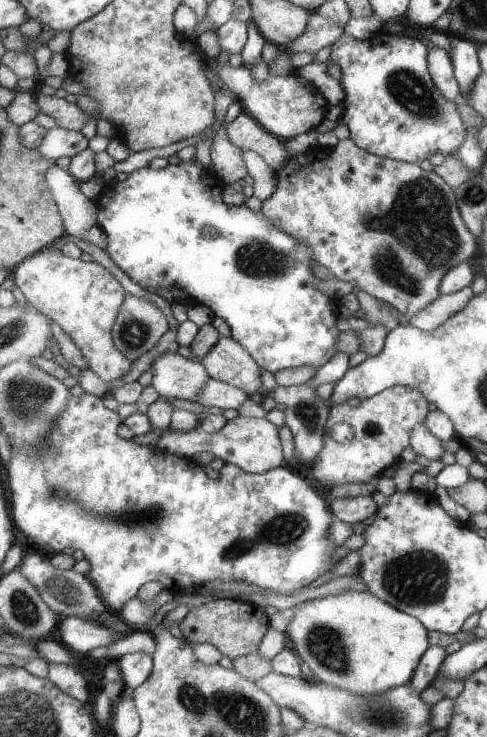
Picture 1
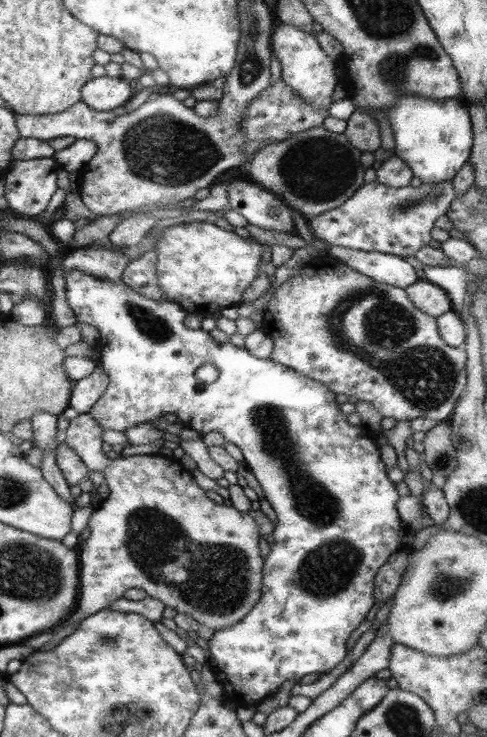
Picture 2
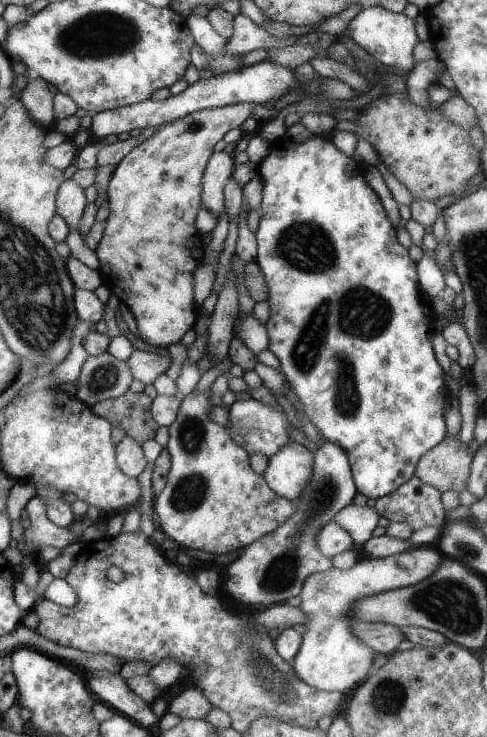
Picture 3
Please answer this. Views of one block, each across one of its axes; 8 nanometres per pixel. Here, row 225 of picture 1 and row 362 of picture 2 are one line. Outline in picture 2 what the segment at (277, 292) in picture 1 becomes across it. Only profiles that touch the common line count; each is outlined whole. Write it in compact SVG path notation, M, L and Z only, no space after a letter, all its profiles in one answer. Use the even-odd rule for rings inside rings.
M77 269L67 271L64 281L67 304L73 311L76 322L93 326L99 334L97 350L101 355L99 355L98 366L107 374L109 383L107 383L107 388L103 394L87 410L87 413L93 421L99 423L101 430L109 429L124 433L125 429L130 429L133 425L152 422L155 418L164 418L168 415L175 417L186 428L195 430L201 436L211 432L211 430L216 430L225 442L231 442L237 446L249 471L264 492L264 498L275 511L277 523L274 524L272 534L275 542L273 548L270 548L269 553L265 556L267 561L263 562L262 596L259 602L255 603L255 608L251 610L251 614L247 613L243 620L226 629L217 629L206 642L209 648L209 656L211 656L209 667L221 683L224 698L237 705L256 705L271 697L279 689L279 686L287 680L298 682L298 679L305 676L305 674L329 672L331 668L335 668L337 662L341 662L343 656L345 656L345 648L343 648L345 640L359 626L359 622L363 622L365 614L369 612L369 608L373 604L373 578L377 570L381 568L381 565L387 561L391 554L404 551L400 539L409 530L399 522L399 516L395 512L395 502L397 502L399 496L395 492L395 486L387 480L385 466L381 461L379 450L375 448L375 444L371 440L371 436L367 436L367 432L361 432L361 440L359 440L359 428L355 428L355 424L349 422L347 415L343 414L342 408L335 400L335 392L331 391L323 382L307 378L306 375L299 374L297 370L291 370L290 367L283 366L282 363L271 362L269 358L251 356L245 348L236 347L229 341L215 342L207 331L200 328L185 327L183 319L187 312L179 305L169 301L155 301L145 298L131 289L130 286L127 286L121 279L119 279L119 282L103 281L95 278L92 274L85 273L85 271L77 271ZM201 364L213 364L219 370L219 377L211 383L199 383L194 373Z

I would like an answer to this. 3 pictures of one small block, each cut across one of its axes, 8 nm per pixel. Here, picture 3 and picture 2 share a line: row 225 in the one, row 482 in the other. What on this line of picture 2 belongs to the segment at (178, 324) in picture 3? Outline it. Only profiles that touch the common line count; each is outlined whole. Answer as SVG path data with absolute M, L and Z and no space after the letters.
M89 413L79 414L77 417L68 422L65 428L65 444L74 454L81 458L83 464L89 472L101 471L105 478L105 486L102 488L103 496L99 505L93 510L86 524L89 527L89 536L85 538L84 543L79 542L79 600L75 606L75 612L71 613L71 618L67 618L68 624L73 621L79 621L92 614L98 613L99 610L107 608L107 605L114 604L115 601L124 597L127 589L141 589L145 591L146 596L157 599L163 606L173 608L177 613L187 614L198 623L204 624L207 628L211 628L213 632L217 629L226 629L235 623L243 620L247 613L251 612L253 604L259 602L259 596L262 596L261 589L261 556L259 556L259 548L257 548L257 526L253 522L253 518L246 512L233 510L229 506L213 504L203 490L191 480L189 472L183 470L176 462L171 462L169 457L155 455L135 455L119 457L115 460L108 460L101 450L103 440L101 439L102 430L99 423L93 421Z

